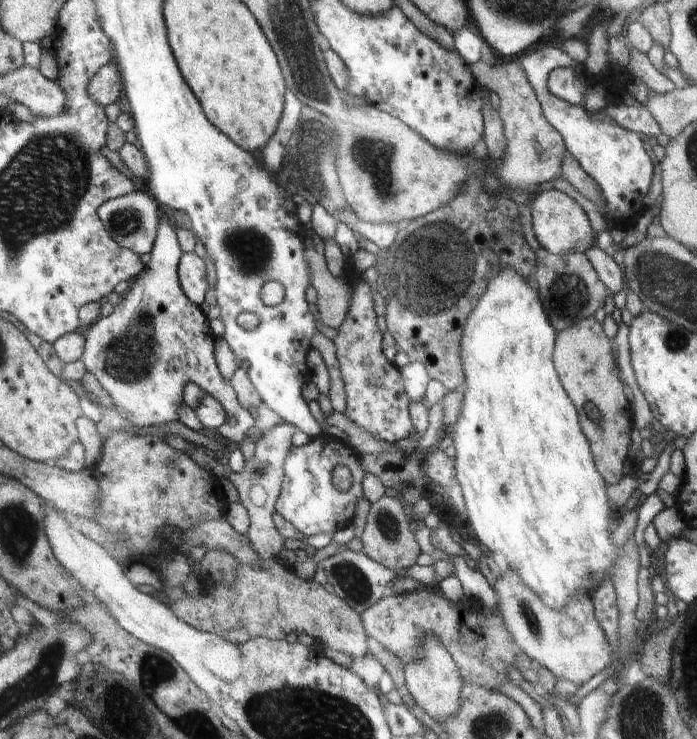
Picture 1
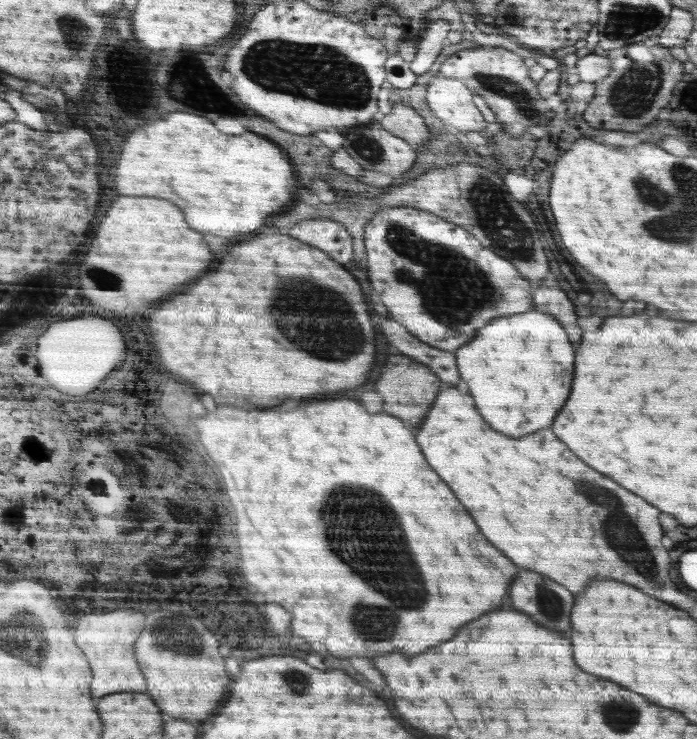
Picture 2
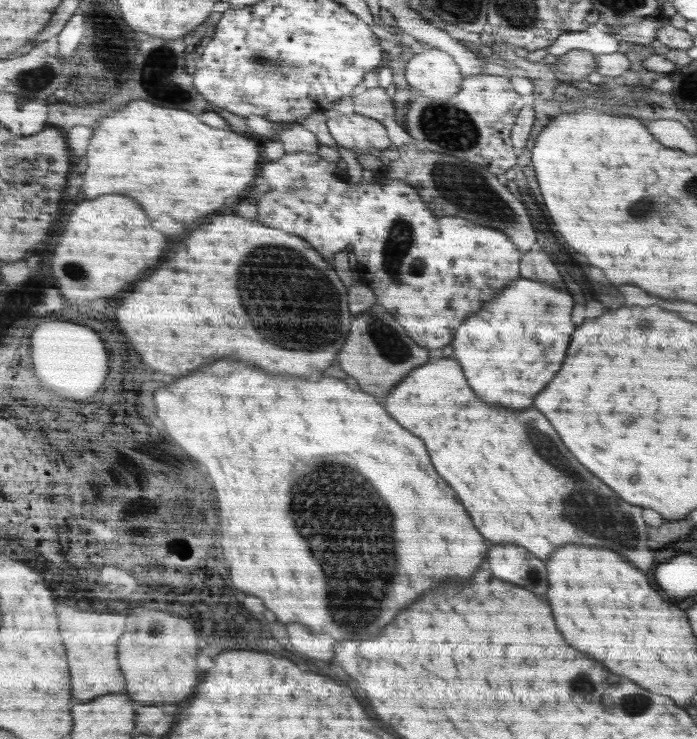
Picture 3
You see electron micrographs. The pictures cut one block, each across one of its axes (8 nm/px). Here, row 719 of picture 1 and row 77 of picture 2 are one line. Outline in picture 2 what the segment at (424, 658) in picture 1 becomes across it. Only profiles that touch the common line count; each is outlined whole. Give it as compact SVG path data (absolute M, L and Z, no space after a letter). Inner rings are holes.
M434 75L426 87L426 102L431 111L453 131L480 132L489 128L472 101L473 92L464 81Z

